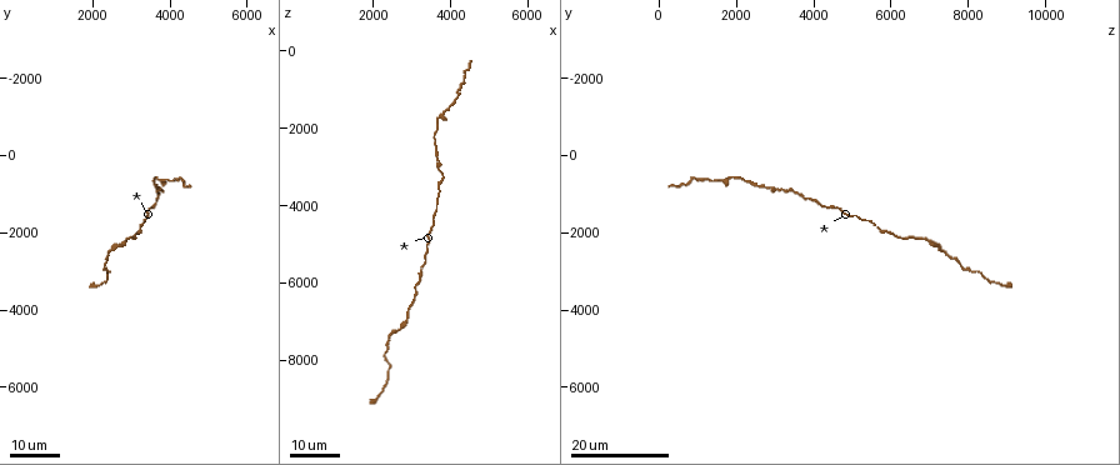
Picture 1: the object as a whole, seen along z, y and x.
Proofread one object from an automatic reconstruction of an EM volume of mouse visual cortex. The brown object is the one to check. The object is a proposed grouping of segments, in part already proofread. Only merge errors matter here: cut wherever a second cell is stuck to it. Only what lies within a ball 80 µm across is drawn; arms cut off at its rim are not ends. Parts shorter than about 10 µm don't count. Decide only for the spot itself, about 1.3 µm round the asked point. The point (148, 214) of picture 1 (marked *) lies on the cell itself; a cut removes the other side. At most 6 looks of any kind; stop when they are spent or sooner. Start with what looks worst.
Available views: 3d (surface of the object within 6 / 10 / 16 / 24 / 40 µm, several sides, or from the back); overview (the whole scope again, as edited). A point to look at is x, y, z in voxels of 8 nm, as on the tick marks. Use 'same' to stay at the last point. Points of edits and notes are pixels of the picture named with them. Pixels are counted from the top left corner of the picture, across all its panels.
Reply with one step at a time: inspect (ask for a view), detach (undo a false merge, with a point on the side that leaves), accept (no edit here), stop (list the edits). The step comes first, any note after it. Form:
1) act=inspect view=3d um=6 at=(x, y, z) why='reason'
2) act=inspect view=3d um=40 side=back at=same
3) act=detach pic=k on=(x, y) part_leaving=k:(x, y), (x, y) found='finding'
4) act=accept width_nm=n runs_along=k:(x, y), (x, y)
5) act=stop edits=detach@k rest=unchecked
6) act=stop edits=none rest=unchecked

act=inspect view=3d um=24 at=(3200, 1950, 5950) why='calibre changes'

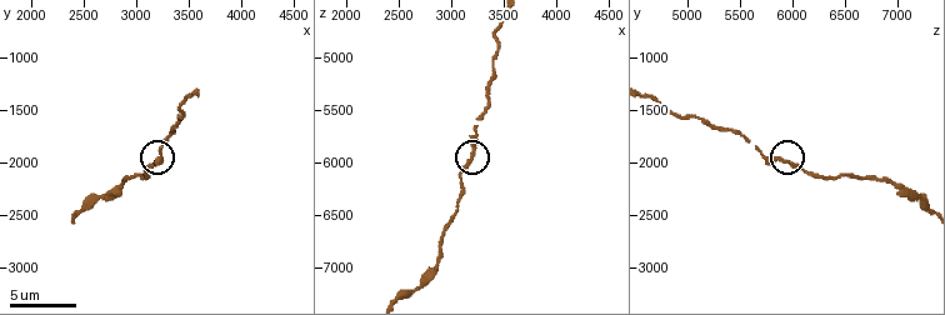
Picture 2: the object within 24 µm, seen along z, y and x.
act=inspect view=3d um=6 at=(3200, 2000, 5960)

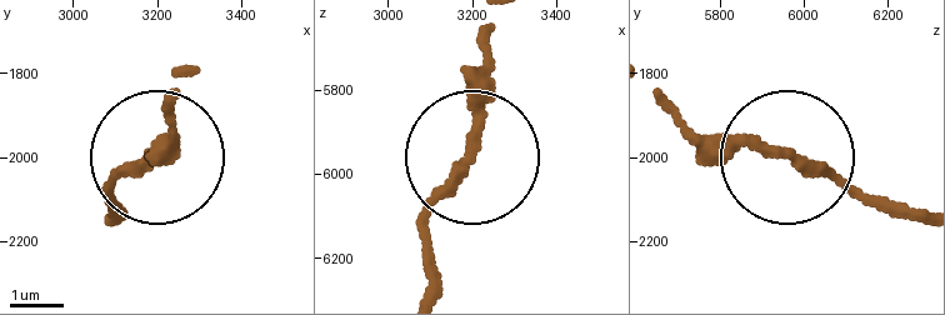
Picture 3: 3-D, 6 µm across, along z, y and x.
act=inspect view=3d um=6 side=back at=(3185, 2000, 5985) why='other side'

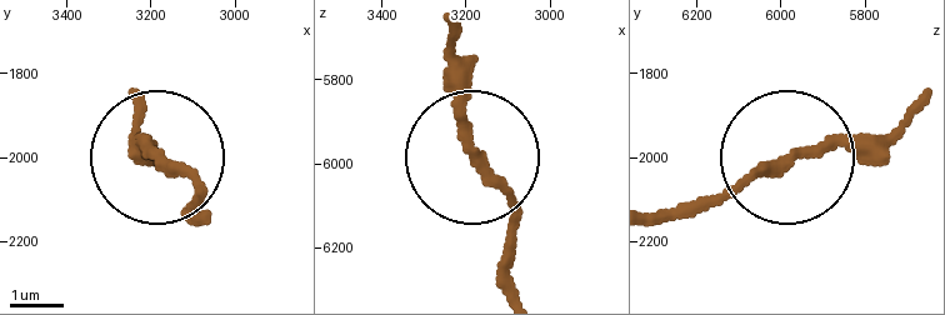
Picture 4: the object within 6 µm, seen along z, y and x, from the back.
act=accept runs_along=4:(911, 106), (660, 223) found='continuous, no second cell'

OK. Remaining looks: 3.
act=inspect view=3d um=10 at=(2680, 2300, 7180) why='thin neck'

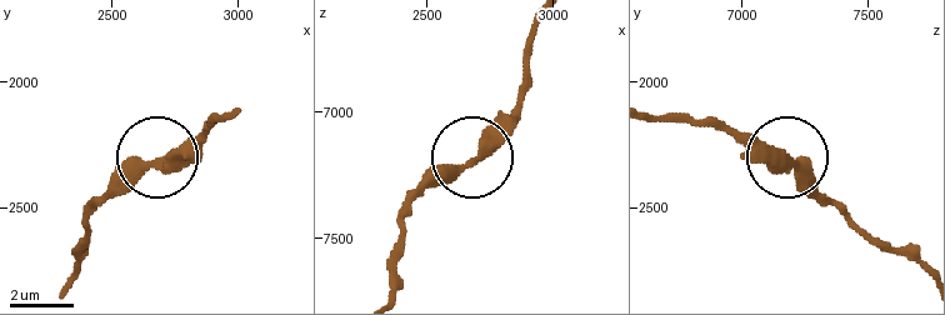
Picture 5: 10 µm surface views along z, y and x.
act=inspect view=3d um=10 side=back at=(2700, 2320, 7190)

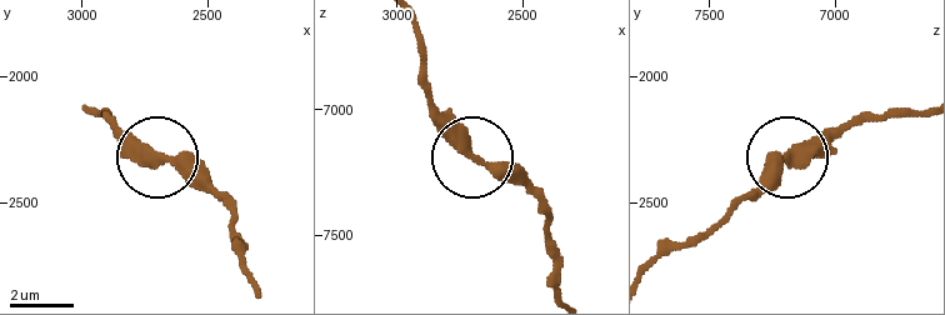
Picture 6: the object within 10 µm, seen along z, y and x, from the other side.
act=accept runs_along=6:(923, 110), (826, 129), (749, 196) found='all the same cell'

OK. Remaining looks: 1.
act=stop edits=none rest=unchecked

